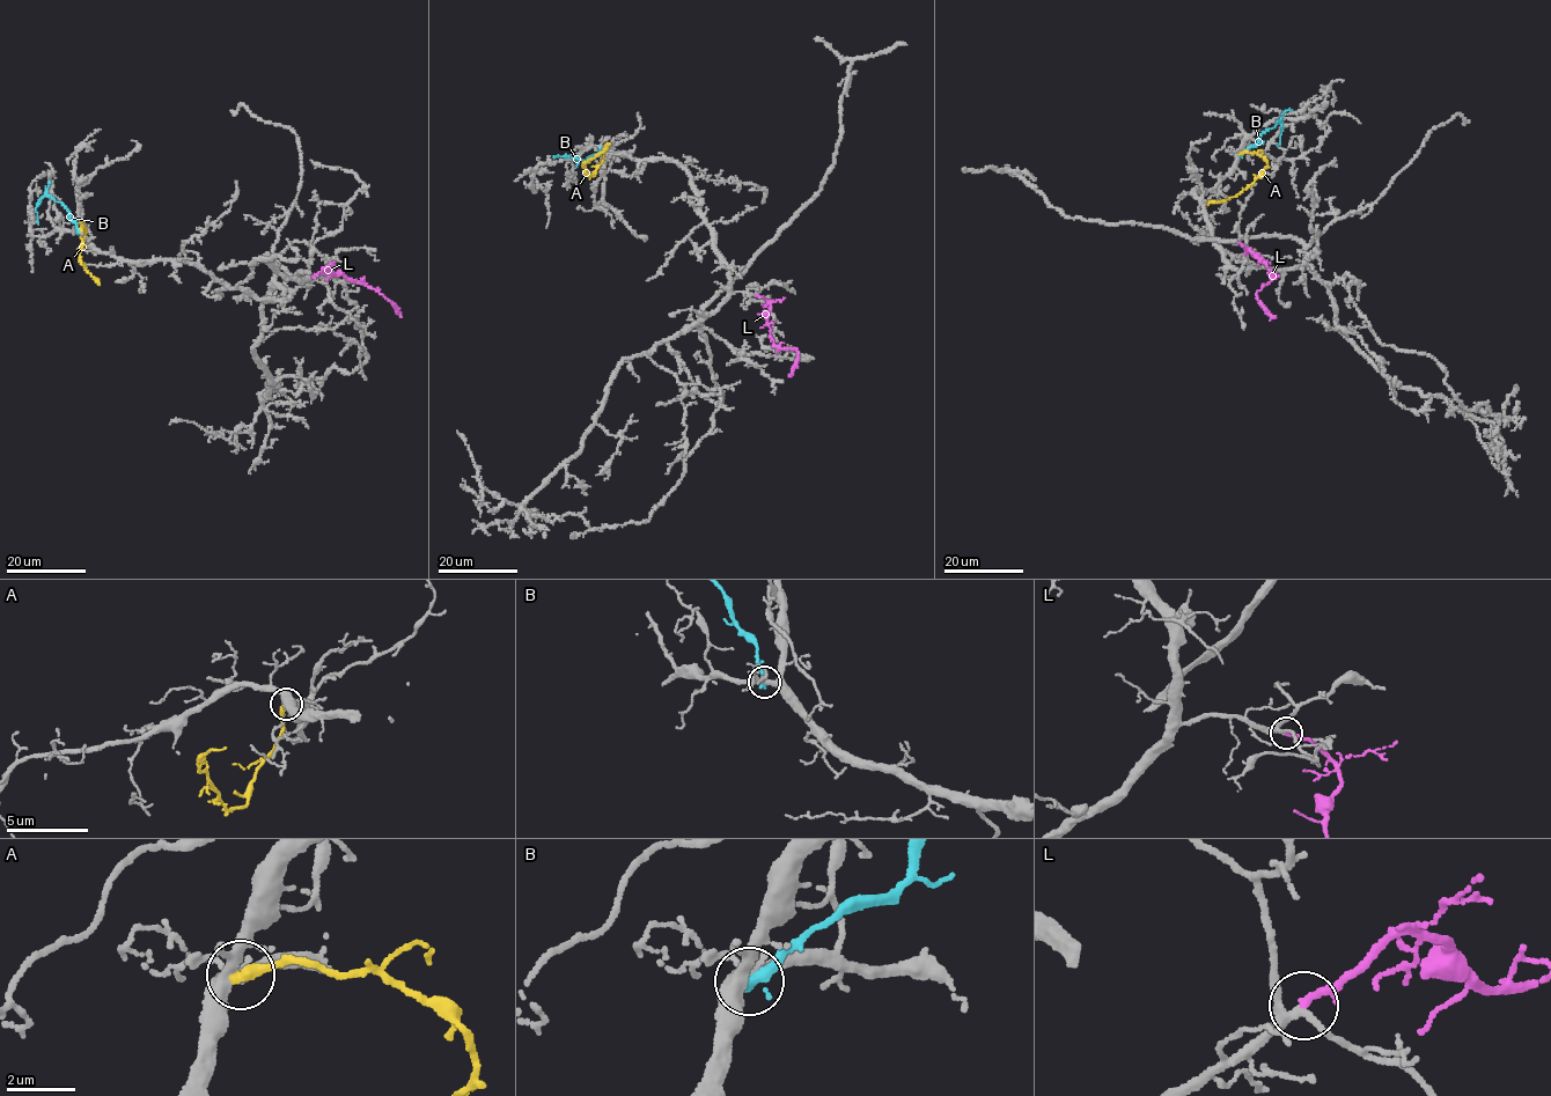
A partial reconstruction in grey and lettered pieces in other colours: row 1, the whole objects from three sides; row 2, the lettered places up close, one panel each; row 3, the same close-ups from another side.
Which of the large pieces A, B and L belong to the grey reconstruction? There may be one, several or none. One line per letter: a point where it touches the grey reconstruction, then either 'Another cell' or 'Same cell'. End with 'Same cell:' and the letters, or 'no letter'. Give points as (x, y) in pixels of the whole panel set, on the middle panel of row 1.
A: Touches grey at (604, 151). Another cell
B: Touches grey at (601, 148). Another cell
L: Touches grey at (757, 295). Same cell
Same cell: L

